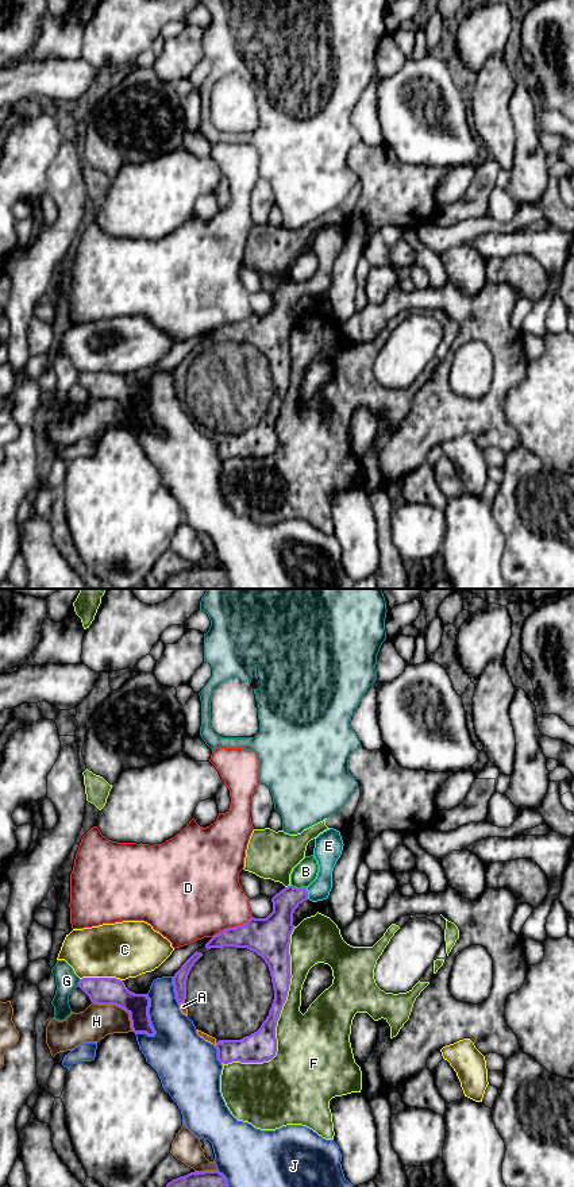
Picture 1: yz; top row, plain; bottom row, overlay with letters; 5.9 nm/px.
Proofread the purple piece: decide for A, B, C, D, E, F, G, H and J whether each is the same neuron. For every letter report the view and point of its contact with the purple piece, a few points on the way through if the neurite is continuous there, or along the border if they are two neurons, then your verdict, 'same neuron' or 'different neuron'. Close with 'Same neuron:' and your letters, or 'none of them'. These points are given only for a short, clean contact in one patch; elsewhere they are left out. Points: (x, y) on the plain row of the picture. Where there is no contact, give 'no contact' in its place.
A: contact yz (181, 397); same neuron
B: contact yz (299, 284); border yz (291, 280), (305, 282); different neuron
C: contact yz (101, 373); different neuron
D: contact yz (231, 323); different neuron
E: contact yz (307, 288); way yz (278, 319), (282, 307), (307, 288), (324, 273), (327, 251); same neuron
F: contact yz (278, 411); different neuron
G: contact yz (79, 378); different neuron
H: contact yz (119, 401); different neuron
J: contact yz (149, 411); different neuron
Same neuron: A, E

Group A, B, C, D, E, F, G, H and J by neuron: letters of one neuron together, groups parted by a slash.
A E / B / C / D / F / G / H / J

